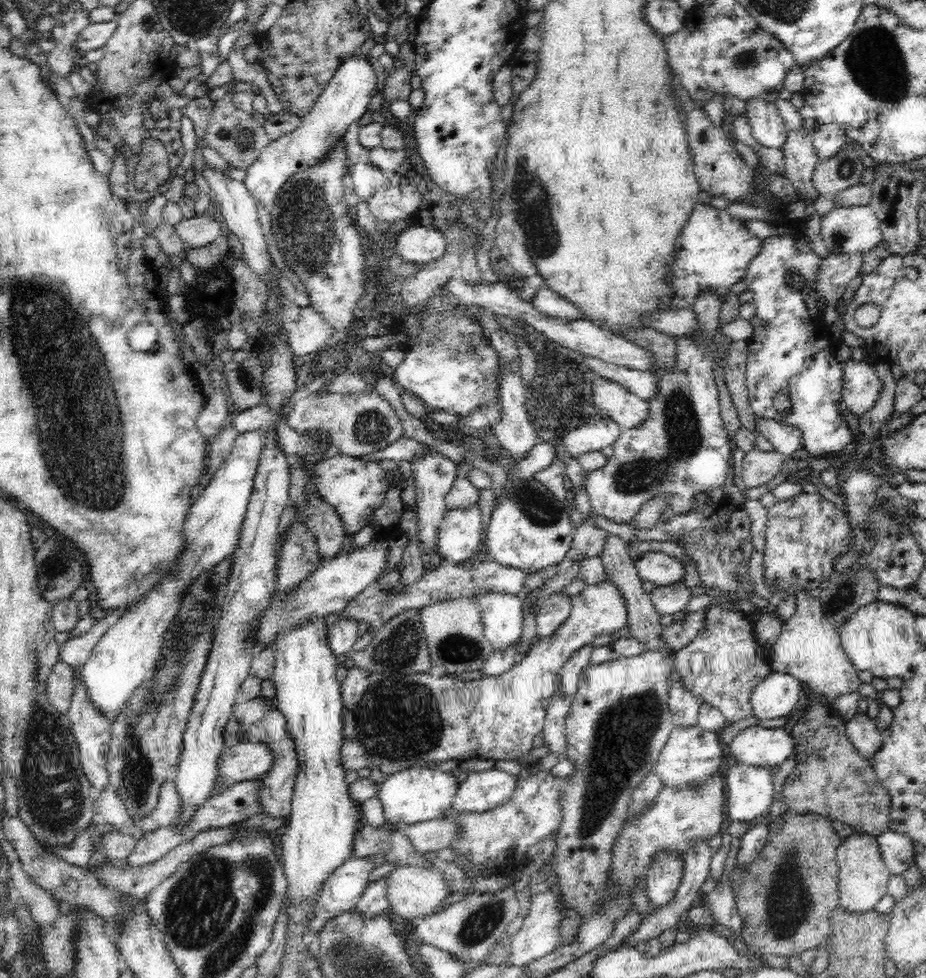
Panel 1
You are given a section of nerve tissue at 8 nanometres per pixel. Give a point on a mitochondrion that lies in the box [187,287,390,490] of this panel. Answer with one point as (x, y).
(247, 380)

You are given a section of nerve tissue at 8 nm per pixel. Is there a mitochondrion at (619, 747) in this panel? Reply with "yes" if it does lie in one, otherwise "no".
yes

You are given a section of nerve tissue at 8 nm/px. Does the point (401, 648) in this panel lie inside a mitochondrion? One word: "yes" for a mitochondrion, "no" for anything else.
yes

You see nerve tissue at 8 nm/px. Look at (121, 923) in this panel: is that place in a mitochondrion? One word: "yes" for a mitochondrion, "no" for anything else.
no

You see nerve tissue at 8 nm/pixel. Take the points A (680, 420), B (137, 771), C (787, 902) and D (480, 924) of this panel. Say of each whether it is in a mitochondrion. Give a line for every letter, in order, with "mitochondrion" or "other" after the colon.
A: mitochondrion
B: mitochondrion
C: mitochondrion
D: mitochondrion

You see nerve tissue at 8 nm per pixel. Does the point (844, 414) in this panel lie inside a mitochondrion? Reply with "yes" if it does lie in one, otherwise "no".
no

